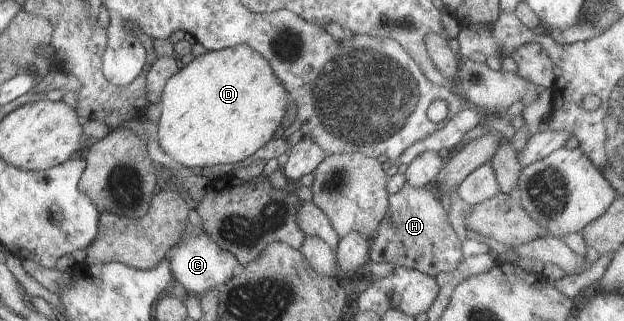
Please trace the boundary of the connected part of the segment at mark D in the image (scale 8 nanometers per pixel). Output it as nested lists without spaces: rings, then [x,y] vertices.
[[[240,45],[197,56],[165,84],[159,103],[161,116],[157,137],[160,148],[185,167],[235,165],[250,158],[273,138],[280,136],[283,115],[292,95],[279,81],[268,61],[251,47]]]

